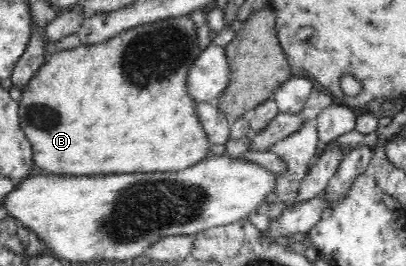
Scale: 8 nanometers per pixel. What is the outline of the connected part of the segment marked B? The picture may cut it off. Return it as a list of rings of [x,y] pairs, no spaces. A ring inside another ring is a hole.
[[[183,16],[140,25],[136,29],[127,29],[100,44],[89,46],[81,43],[77,47],[56,50],[47,55],[42,67],[36,71],[36,76],[32,77],[24,88],[21,88],[22,97],[17,102],[20,128],[32,144],[34,170],[39,173],[63,176],[88,176],[94,173],[175,172],[186,169],[213,154],[215,150],[210,145],[206,131],[200,126],[200,119],[196,114],[198,103],[188,96],[187,91],[188,67],[196,61],[200,53],[202,53],[202,48],[198,47],[194,23],[188,17]]]

